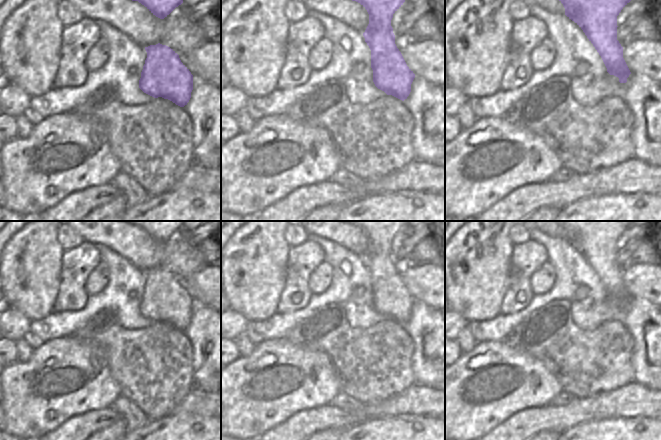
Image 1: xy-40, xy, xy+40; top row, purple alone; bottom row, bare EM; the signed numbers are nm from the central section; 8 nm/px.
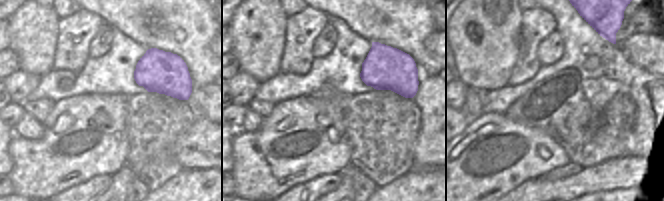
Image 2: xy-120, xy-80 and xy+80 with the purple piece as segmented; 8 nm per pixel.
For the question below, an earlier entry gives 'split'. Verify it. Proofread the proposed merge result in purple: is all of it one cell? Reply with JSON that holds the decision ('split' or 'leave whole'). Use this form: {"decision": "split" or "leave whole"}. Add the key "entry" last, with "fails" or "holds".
{"decision": "leave whole", "entry": "fails"}

